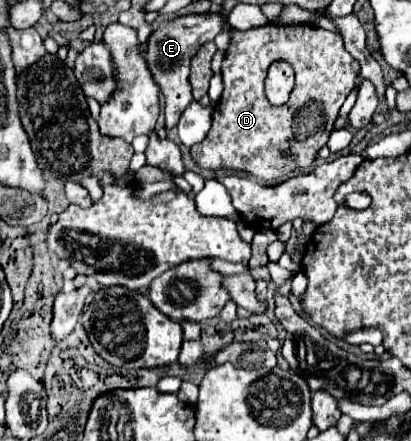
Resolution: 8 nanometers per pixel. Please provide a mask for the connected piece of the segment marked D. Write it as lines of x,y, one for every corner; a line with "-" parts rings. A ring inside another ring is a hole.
306,23
298,25
264,25
248,31
232,31
232,43
226,51
222,63
222,79
224,91
220,101
214,105
212,129
206,139
198,145
192,145
192,157
202,169
226,169
226,171
246,171
260,179
276,179
292,171
300,171
312,165
316,153
326,145
330,133
334,131
334,121
338,119
338,111
348,97
348,93
356,87
356,79
360,73
358,61
346,53
342,37
334,31
324,31
318,27
310,27
-
274,61
288,61
296,73
296,85
290,93
290,99
282,107
274,107
268,103
264,95
264,79
268,67

